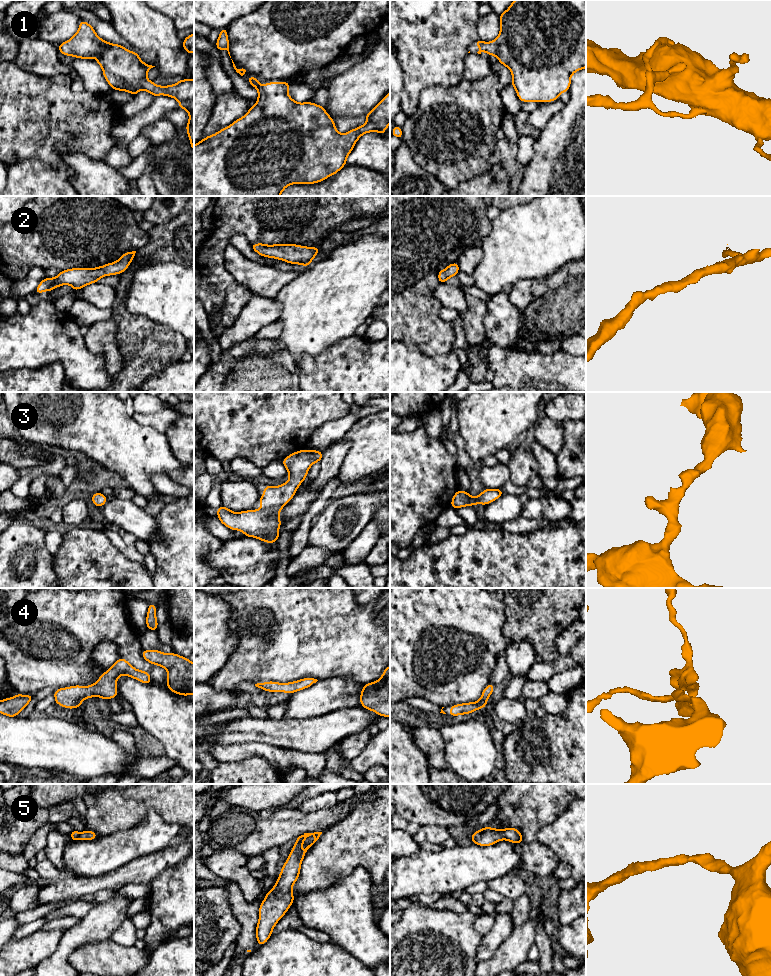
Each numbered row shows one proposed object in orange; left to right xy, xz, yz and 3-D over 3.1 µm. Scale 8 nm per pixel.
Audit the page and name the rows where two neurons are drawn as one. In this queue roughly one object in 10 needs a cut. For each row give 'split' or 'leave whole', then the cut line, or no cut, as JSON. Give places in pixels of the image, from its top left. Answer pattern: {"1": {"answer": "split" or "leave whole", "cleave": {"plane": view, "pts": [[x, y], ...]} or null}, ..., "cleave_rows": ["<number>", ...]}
{"1": {"answer": "leave whole", "cleave": null}, "2": {"answer": "leave whole", "cleave": null}, "3": {"answer": "leave whole", "cleave": null}, "4": {"answer": "leave whole", "cleave": null}, "5": {"answer": "leave whole", "cleave": null}, "cleave_rows": []}

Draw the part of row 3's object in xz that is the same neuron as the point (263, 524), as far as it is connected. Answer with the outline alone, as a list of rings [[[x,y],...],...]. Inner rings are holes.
[[[303,449],[289,454],[281,462],[287,469],[289,480],[276,487],[266,485],[264,493],[260,496],[260,505],[262,506],[257,510],[247,510],[241,512],[233,512],[229,508],[221,505],[217,511],[217,517],[220,522],[231,530],[241,531],[246,537],[254,537],[263,542],[273,544],[279,538],[279,527],[282,521],[279,519],[279,513],[282,511],[283,506],[287,504],[296,494],[297,488],[302,484],[304,479],[307,479],[307,473],[310,467],[315,462],[321,462],[323,456],[322,451]]]

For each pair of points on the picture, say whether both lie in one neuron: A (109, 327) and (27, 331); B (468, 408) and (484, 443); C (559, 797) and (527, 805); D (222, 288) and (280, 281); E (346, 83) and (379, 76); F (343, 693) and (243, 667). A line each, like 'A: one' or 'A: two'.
A: two
B: one
C: one
D: two
E: one
F: two

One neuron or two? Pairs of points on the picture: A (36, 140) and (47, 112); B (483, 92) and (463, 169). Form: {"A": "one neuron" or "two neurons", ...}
{"A": "one neuron", "B": "one neuron"}

